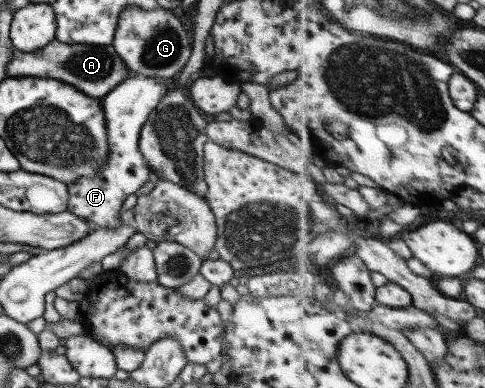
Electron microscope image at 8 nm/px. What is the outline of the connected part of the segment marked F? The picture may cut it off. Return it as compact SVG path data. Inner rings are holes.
M137 75L127 78L117 84L111 92L101 98L104 107L105 122L107 124L107 140L110 155L101 171L95 177L79 177L77 181L67 183L69 204L67 211L87 221L93 221L99 227L119 227L121 225L120 210L123 201L129 194L135 194L139 188L149 182L152 170L147 159L139 151L138 142L143 123L151 111L167 93L166 79L157 76Z

